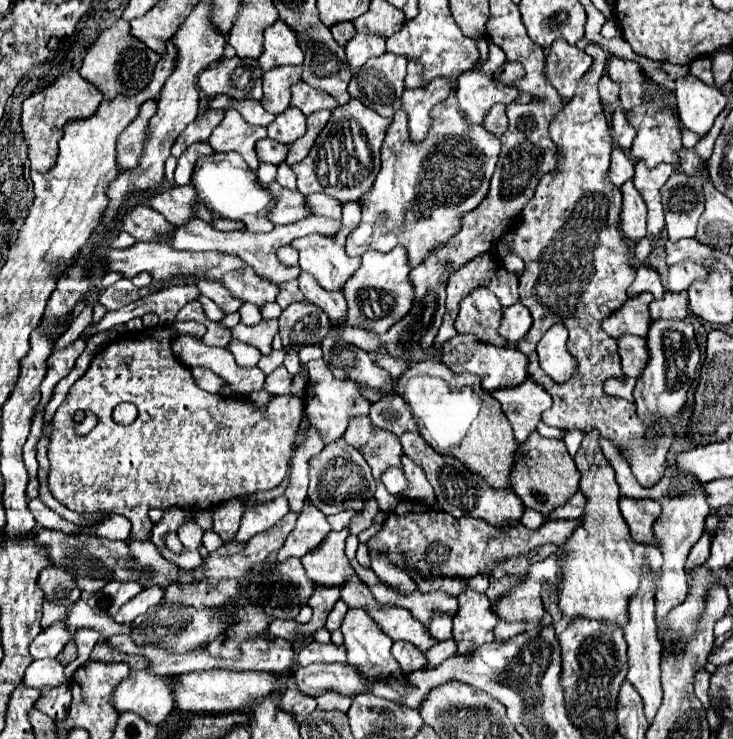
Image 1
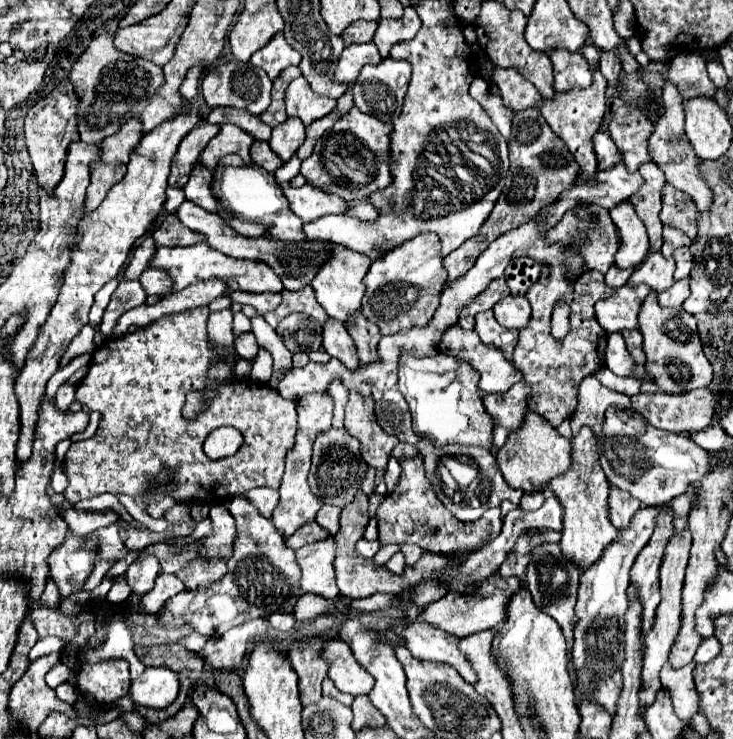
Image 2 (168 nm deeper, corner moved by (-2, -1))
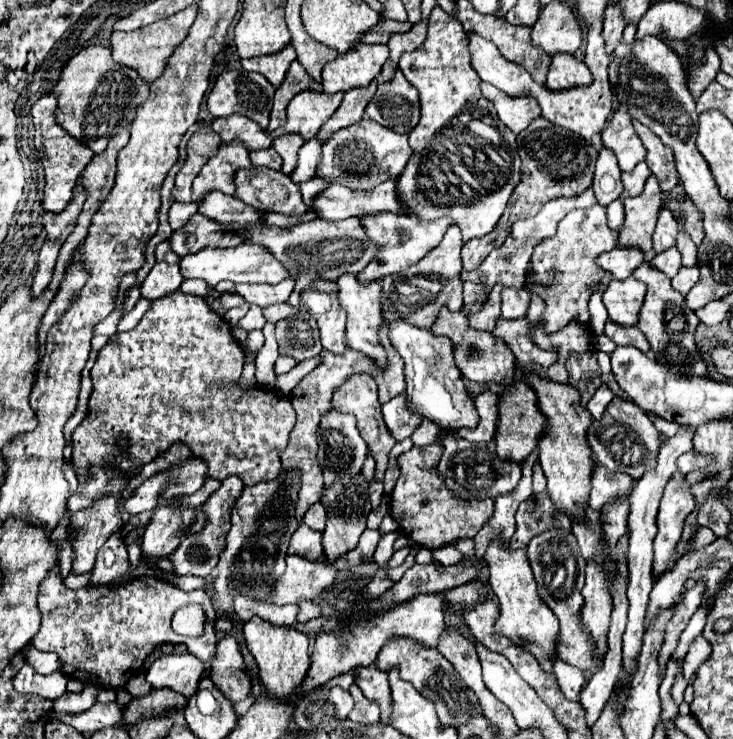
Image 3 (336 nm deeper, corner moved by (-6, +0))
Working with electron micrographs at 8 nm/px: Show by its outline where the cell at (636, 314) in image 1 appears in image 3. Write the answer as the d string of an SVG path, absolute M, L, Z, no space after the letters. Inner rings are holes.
M634 276L626 280L612 280L602 294L608 318L620 326L636 326L644 292L646 284L638 282Z

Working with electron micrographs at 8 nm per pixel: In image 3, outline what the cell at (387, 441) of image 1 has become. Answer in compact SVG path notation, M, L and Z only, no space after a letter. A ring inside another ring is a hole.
M356 374L352 376L342 388L336 390L334 398L332 398L332 408L336 412L344 412L344 414L354 414L358 420L358 430L364 438L364 442L370 448L370 456L376 460L376 478L382 478L388 466L388 454L394 448L396 440L390 436L384 420L382 420L382 410L380 410L380 402L378 402L378 386L374 382L372 376L368 374Z

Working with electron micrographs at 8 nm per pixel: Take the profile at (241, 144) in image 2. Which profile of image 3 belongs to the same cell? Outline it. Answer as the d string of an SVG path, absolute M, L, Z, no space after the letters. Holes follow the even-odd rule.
M232 140L232 144L222 144L214 158L210 158L192 186L192 202L198 202L210 190L220 190L224 194L234 194L234 172L238 168L250 168L248 148L240 144L240 140Z

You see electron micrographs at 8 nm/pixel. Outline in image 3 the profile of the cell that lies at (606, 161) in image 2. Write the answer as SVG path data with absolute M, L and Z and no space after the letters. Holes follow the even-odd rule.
M600 148L598 152L598 162L596 162L596 172L594 172L594 194L600 204L608 206L610 202L618 200L622 192L622 182L620 182L620 168L616 162L616 156L610 148Z

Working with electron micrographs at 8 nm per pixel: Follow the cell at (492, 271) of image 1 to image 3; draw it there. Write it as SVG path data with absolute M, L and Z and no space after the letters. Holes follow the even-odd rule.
M496 284L486 300L486 304L482 306L480 312L468 314L468 322L470 328L474 330L490 330L496 326L496 320L500 318L500 292L502 292L502 284Z

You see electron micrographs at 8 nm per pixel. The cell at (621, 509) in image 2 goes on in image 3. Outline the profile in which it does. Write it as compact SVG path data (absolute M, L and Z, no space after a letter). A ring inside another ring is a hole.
M596 468L592 474L592 490L590 490L590 506L600 510L604 504L612 504L612 500L624 500L628 490L632 490L634 480L620 472L608 472L606 468Z

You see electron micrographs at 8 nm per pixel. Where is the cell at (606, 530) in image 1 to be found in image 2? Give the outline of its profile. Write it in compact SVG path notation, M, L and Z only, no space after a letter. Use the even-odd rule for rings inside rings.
M572 437L572 465L568 473L550 479L548 489L558 497L564 509L562 515L564 529L560 541L564 555L570 557L580 569L586 569L588 565L598 561L606 545L612 543L620 531L608 521L608 513L604 509L604 503L608 501L610 485L608 479L604 477L604 471L598 469L598 453L596 453L594 439L586 441L586 445L580 449L574 449L574 445L576 445L576 437Z

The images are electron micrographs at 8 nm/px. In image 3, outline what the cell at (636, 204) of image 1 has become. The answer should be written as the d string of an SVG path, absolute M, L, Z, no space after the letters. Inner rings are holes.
M614 248L612 252L600 254L596 262L604 270L612 272L616 280L624 280L638 268L638 264L644 262L644 252L638 248Z

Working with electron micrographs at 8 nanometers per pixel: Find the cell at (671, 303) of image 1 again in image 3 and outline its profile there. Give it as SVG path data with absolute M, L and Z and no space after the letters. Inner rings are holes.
M694 266L694 268L680 268L680 272L672 280L672 286L682 296L686 296L696 282L698 282L698 266Z

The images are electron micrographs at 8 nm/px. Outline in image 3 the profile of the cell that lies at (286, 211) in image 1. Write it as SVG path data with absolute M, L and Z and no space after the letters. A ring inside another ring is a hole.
M396 180L382 182L368 192L350 190L340 184L330 184L312 202L312 212L324 220L364 216L380 210L400 212L400 208L402 206L398 204L398 198L396 198Z

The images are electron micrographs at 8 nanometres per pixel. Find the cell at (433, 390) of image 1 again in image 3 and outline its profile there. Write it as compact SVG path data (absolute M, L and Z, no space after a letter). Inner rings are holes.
M404 320L390 324L390 340L394 350L402 356L406 368L406 396L410 398L412 392L420 390L420 400L408 400L412 412L420 414L422 418L432 420L438 424L440 430L462 430L462 428L476 428L478 412L472 404L472 396L466 390L466 384L452 360L452 342L446 336L436 336L430 330L416 328Z

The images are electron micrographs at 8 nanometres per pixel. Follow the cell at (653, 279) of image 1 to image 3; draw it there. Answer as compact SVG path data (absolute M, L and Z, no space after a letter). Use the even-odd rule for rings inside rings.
M668 248L660 254L654 256L654 260L650 262L654 268L658 268L660 272L664 272L668 278L674 278L676 272L680 270L682 262L680 262L680 252L676 248Z

